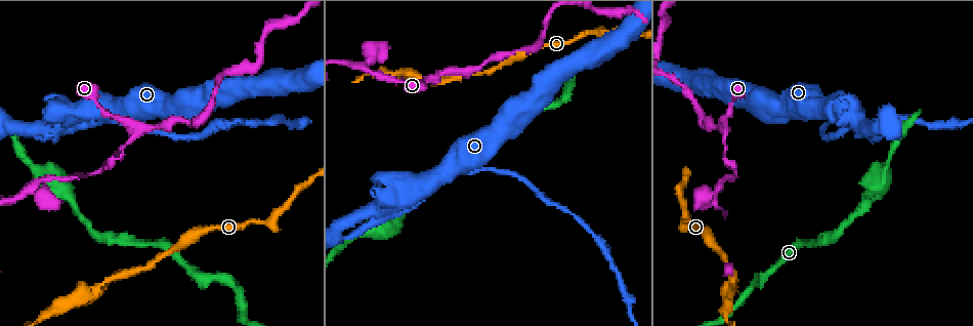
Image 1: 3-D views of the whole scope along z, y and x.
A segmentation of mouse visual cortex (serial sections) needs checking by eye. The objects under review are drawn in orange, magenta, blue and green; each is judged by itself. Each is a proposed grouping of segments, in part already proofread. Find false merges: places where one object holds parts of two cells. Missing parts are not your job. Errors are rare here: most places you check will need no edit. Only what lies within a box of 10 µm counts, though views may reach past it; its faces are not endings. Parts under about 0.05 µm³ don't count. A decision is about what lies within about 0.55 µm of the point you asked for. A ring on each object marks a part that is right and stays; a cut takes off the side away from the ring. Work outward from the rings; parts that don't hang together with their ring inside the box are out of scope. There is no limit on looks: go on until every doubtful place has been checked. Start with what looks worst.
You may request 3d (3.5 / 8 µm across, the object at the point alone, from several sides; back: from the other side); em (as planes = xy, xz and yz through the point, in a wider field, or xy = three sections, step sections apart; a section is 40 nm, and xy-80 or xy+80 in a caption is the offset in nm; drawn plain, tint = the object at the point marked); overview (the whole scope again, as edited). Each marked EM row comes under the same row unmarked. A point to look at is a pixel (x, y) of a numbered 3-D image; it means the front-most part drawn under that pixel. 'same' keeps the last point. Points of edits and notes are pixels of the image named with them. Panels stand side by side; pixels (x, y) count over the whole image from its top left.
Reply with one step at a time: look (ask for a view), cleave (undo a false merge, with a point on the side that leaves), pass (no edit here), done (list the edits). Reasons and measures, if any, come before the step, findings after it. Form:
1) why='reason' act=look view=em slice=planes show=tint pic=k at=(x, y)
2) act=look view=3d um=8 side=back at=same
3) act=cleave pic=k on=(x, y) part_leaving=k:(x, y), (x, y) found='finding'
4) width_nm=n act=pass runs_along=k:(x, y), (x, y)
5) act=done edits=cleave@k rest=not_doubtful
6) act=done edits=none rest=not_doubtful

why='a narrow waist' act=look view=3d um=3.5 side=back pic=1 at=(734, 287)

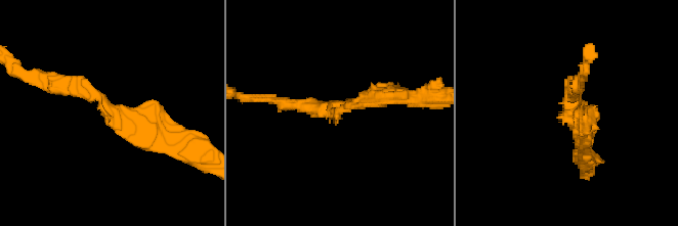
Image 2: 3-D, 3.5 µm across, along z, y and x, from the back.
act=look view=em slice=xy step=3 show=tint pic=2 at=(113, 114)

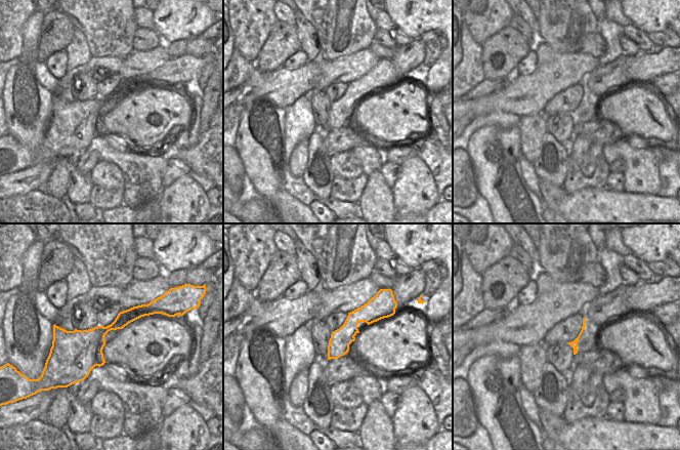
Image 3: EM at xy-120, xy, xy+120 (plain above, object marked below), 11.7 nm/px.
act=pass runs_along=3:(376, 316), (360, 316), (330, 356) found='continuous, no second cell'

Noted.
why='side arm on a straight run' act=look view=3d um=3.5 pic=1 at=(114, 110)

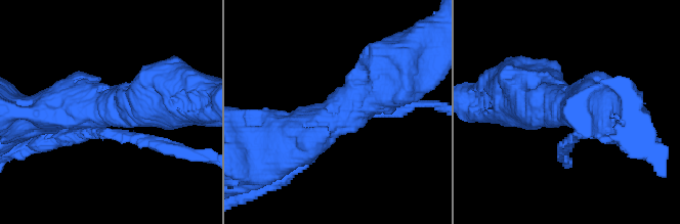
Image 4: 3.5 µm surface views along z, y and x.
arms=3 arm_widths_nm=200,700,700 why='need the tissue' act=look view=em slice=xy step=5 show=tint pic=4 at=(339, 119)

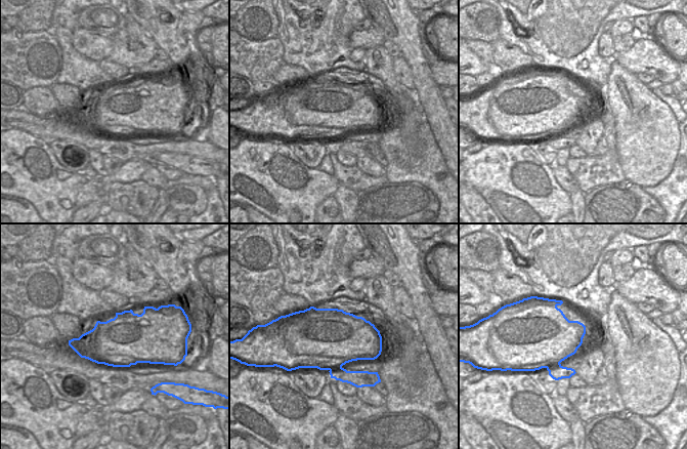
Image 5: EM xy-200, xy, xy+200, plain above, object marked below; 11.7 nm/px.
width_nm=700 act=pass runs_along=4:(391, 75), (322, 127), (278, 147) found='all the same cell'

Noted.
why='a narrow waist' act=look view=3d um=3.5 pic=1 at=(137, 126)

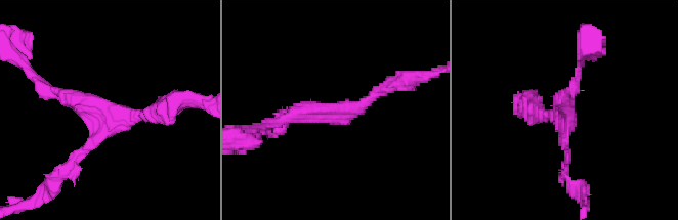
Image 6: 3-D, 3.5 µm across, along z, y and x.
arms=3 arm_widths_nm=100,200,200 why='now the EM' act=look view=em slice=xy step=2 show=tint pic=6 at=(111, 117)

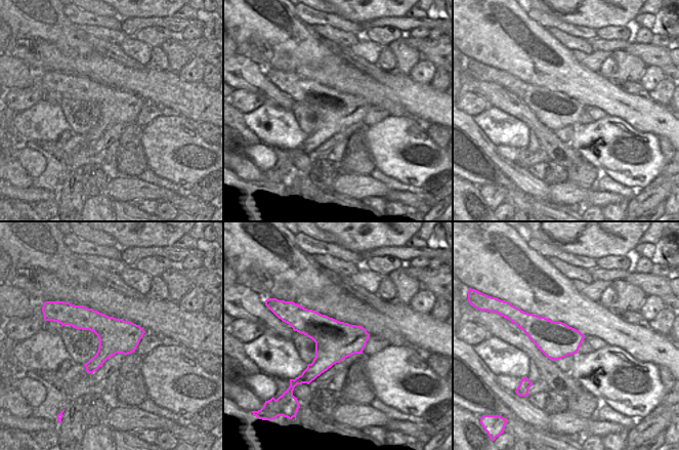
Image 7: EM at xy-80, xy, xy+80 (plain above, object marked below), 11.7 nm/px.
act=pass runs_along=6:(282, 121), (351, 111), (398, 82) found='one cell here'

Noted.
act=done edits=none rest=not_doubtful

